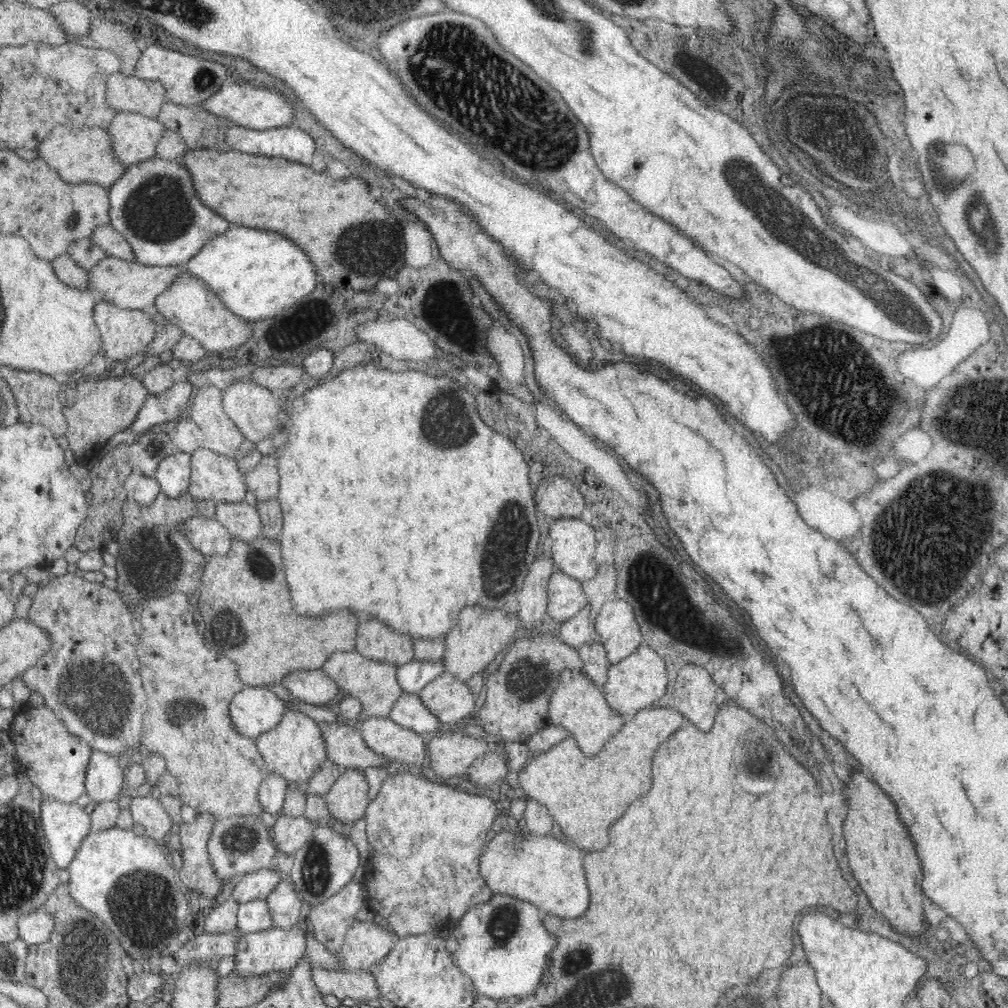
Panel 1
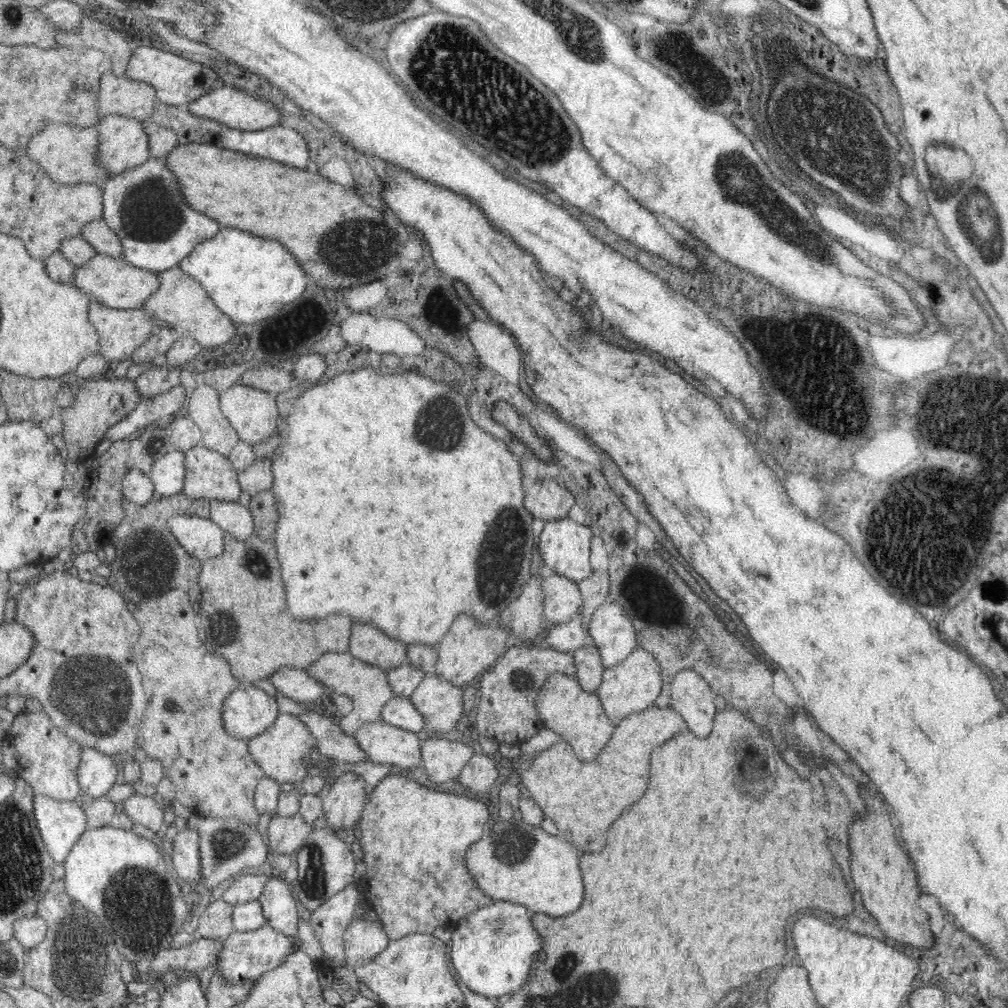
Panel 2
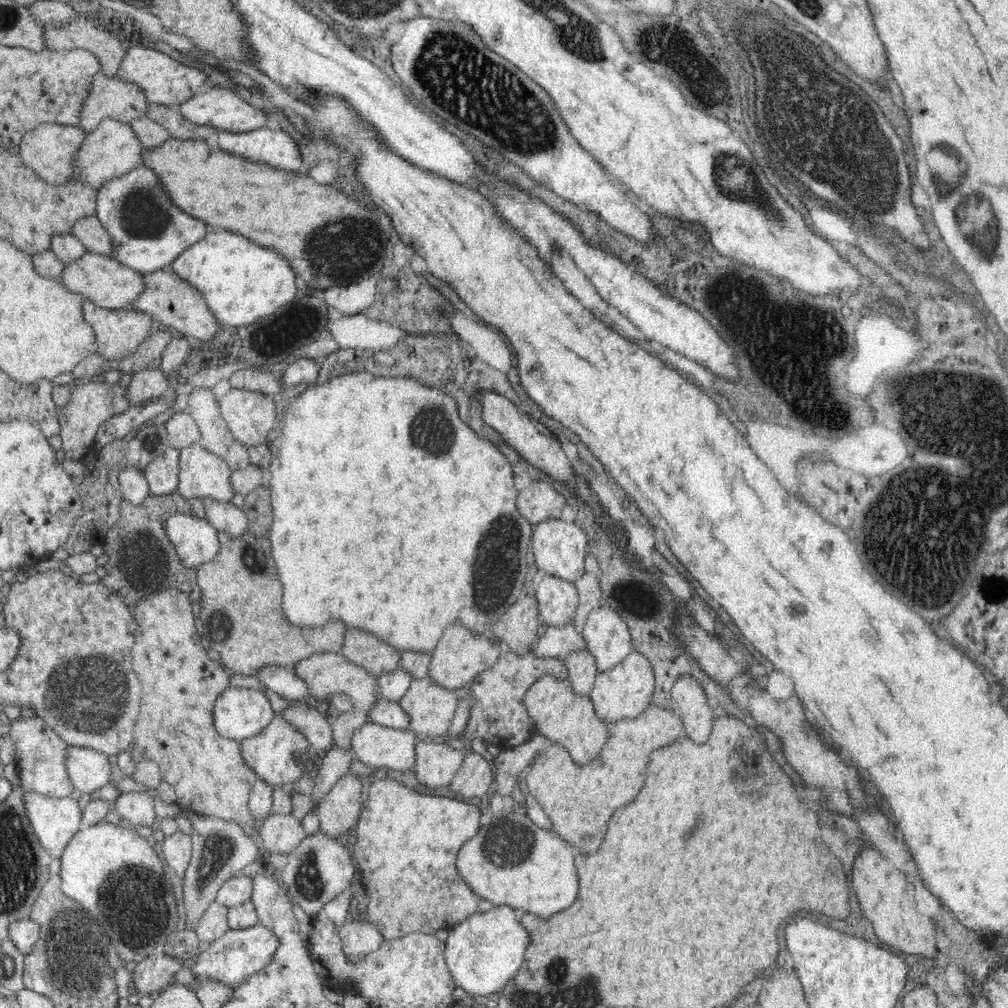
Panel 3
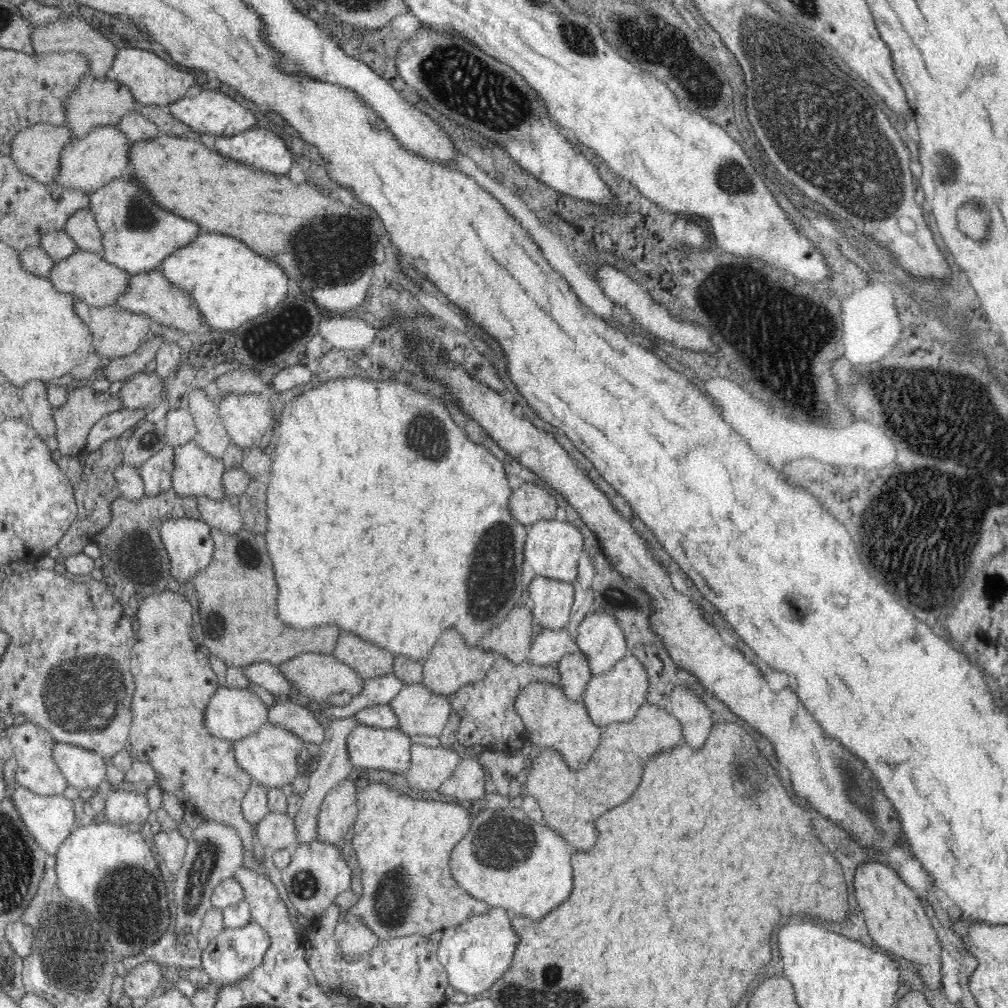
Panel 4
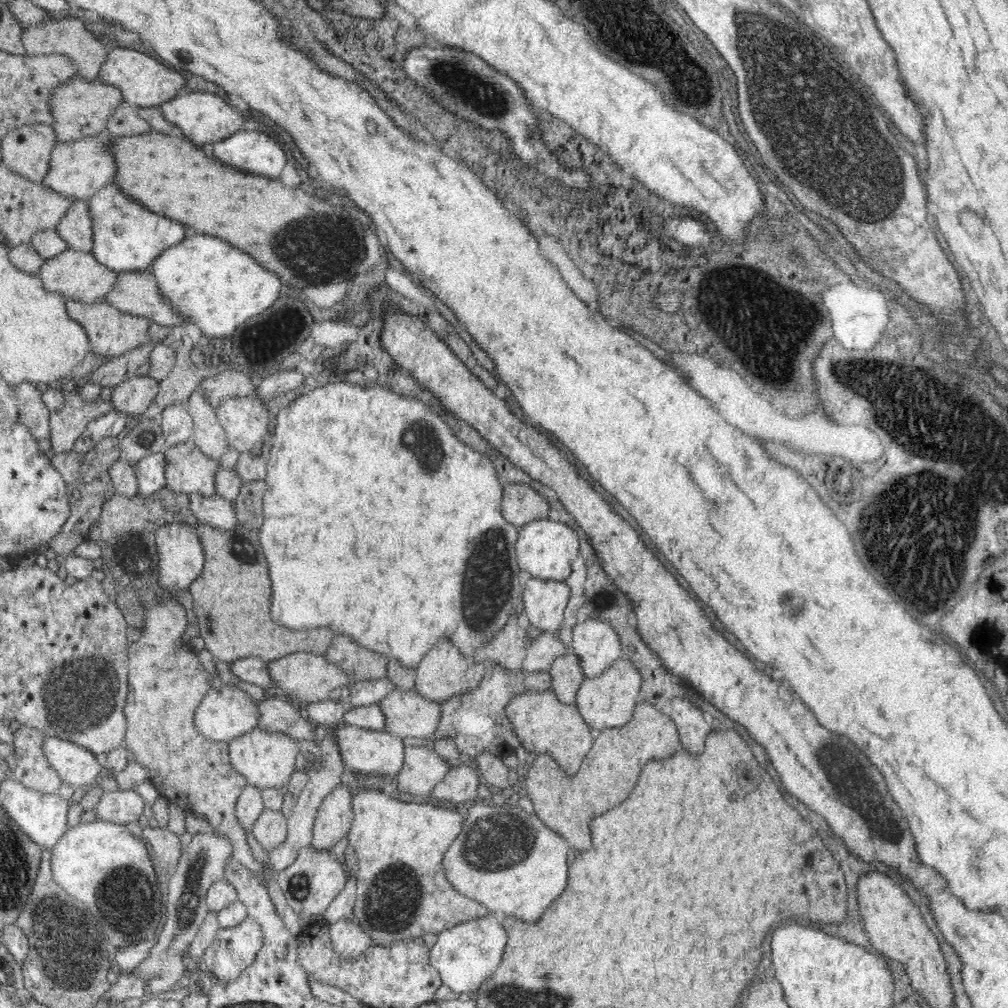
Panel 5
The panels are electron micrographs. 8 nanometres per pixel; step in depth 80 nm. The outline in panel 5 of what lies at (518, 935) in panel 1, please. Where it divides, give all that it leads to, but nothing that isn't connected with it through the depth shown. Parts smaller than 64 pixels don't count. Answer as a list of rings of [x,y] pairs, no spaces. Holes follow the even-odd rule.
[[[488,912],[482,917],[464,921],[437,934],[437,940],[428,953],[431,954],[429,963],[440,973],[442,984],[455,993],[468,997],[478,990],[478,986],[482,986],[488,976],[492,976],[492,972],[495,972],[503,960],[502,952],[508,942],[501,917],[499,914]]]

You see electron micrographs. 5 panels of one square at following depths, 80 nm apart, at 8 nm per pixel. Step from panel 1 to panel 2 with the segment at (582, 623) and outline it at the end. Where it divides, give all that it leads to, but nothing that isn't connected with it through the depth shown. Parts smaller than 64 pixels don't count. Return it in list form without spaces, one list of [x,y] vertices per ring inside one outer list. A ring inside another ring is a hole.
[[[581,611],[576,613],[569,621],[551,625],[546,636],[538,641],[541,643],[541,646],[569,654],[572,654],[579,648],[594,645],[587,627],[582,625]]]

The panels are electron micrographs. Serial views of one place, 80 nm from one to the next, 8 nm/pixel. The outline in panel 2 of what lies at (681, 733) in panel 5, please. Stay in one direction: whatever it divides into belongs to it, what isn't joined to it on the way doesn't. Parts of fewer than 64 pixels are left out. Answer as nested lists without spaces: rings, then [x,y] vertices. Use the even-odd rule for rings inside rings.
[[[677,667],[675,675],[672,681],[672,695],[671,695],[671,707],[672,709],[682,716],[684,722],[687,724],[687,728],[696,736],[707,736],[712,732],[712,727],[715,723],[716,706],[715,696],[712,688],[709,686],[709,682],[706,681],[700,674],[694,669],[686,669]]]

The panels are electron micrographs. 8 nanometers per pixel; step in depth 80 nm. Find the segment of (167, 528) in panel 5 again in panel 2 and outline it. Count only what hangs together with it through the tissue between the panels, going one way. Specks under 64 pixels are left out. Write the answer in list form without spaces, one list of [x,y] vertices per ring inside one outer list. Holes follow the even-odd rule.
[[[172,516],[167,527],[178,543],[201,562],[214,559],[224,550],[224,530],[207,517]]]

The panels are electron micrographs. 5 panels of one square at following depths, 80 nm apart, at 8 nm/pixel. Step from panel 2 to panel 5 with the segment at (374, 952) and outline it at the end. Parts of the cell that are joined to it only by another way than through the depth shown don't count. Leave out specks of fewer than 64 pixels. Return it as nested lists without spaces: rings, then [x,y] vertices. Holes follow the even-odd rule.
[[[351,919],[330,923],[330,940],[333,949],[340,956],[356,956],[358,952],[364,952],[371,945],[368,933],[358,924],[353,924]]]

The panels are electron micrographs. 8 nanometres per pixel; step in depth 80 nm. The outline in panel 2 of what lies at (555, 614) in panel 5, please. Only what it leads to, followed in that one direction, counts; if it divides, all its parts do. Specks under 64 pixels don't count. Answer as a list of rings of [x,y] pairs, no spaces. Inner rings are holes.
[[[556,572],[542,580],[542,593],[543,618],[551,625],[569,621],[582,609],[582,593],[577,583]]]

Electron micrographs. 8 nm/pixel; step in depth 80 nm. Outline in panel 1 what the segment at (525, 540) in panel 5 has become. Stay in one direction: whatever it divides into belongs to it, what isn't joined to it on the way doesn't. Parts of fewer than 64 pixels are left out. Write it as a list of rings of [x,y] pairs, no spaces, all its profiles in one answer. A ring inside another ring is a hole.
[[[577,516],[551,520],[548,545],[555,570],[560,570],[580,582],[596,576],[600,566],[594,560],[599,556],[595,530]]]

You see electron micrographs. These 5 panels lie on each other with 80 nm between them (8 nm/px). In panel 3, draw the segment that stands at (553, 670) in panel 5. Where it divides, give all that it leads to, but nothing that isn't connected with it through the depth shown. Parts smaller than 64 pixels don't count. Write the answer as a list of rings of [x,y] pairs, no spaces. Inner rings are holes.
[[[582,649],[568,654],[564,662],[573,692],[579,696],[590,695],[599,673],[594,655],[588,649]]]

